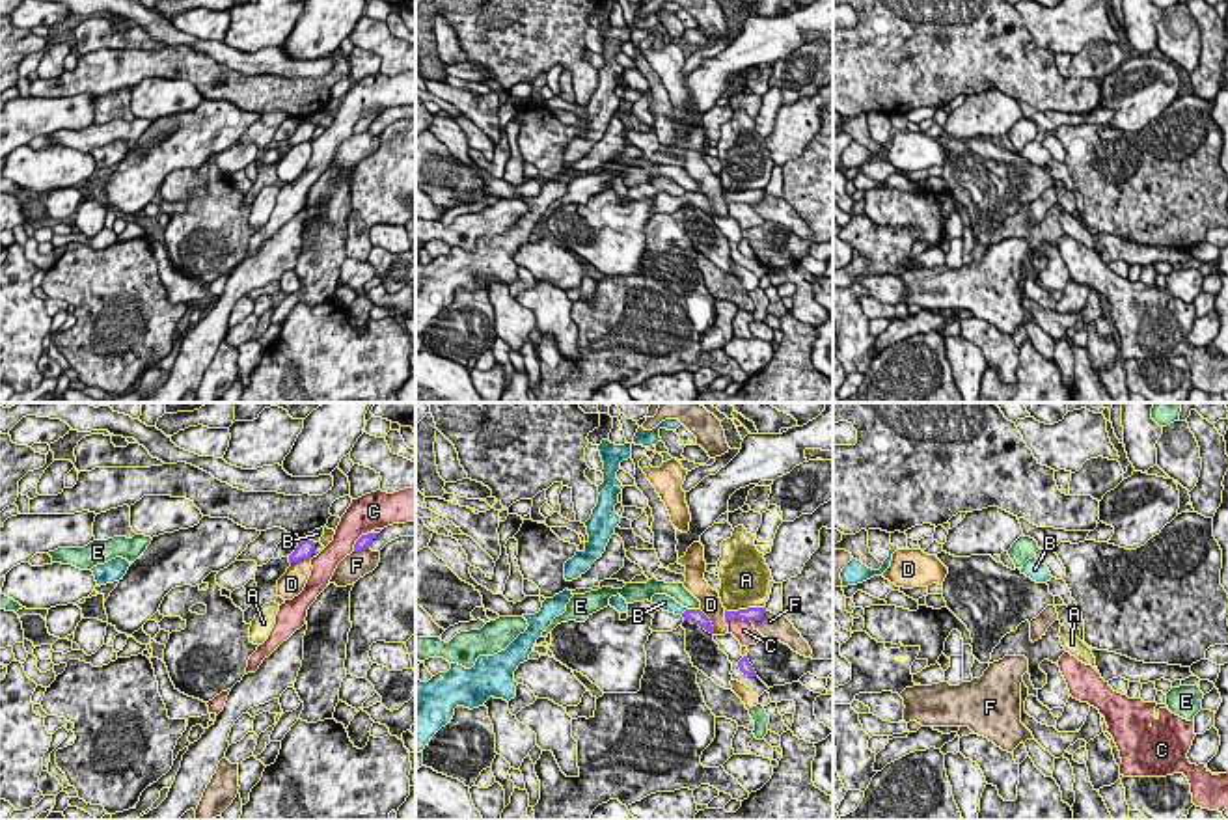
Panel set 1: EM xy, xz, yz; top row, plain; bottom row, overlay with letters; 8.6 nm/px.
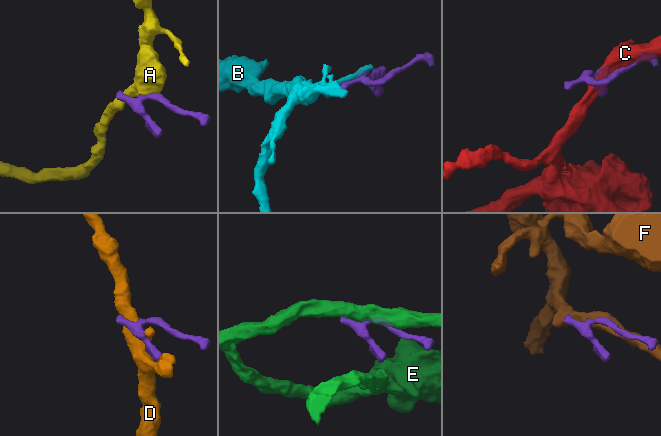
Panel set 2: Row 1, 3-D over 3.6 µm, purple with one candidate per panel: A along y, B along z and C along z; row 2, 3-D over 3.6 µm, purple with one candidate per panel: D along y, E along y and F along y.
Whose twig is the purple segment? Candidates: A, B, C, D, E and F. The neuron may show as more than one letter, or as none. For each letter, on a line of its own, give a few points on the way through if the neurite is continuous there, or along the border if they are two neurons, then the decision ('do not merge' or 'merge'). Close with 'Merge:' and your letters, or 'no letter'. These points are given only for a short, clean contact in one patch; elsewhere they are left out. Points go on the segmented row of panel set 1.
A: border xz (763, 606), (725, 610); do not merge
B: do not merge
C: do not merge
D: do not merge
E: do not merge
F: do not merge
Merge: no letter

